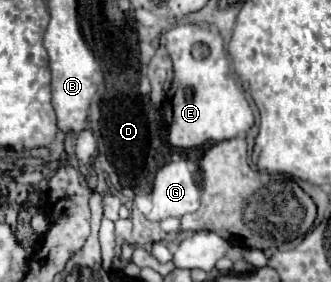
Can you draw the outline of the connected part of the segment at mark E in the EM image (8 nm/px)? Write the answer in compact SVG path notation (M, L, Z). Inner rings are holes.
M178 24L166 30L160 42L166 46L174 62L174 96L172 102L170 92L166 98L168 142L176 148L198 148L206 142L222 142L238 134L246 134L254 124L254 114L242 86L228 70L226 50L220 32L212 28L202 28L198 24ZM196 46L206 46L206 58L194 58Z

